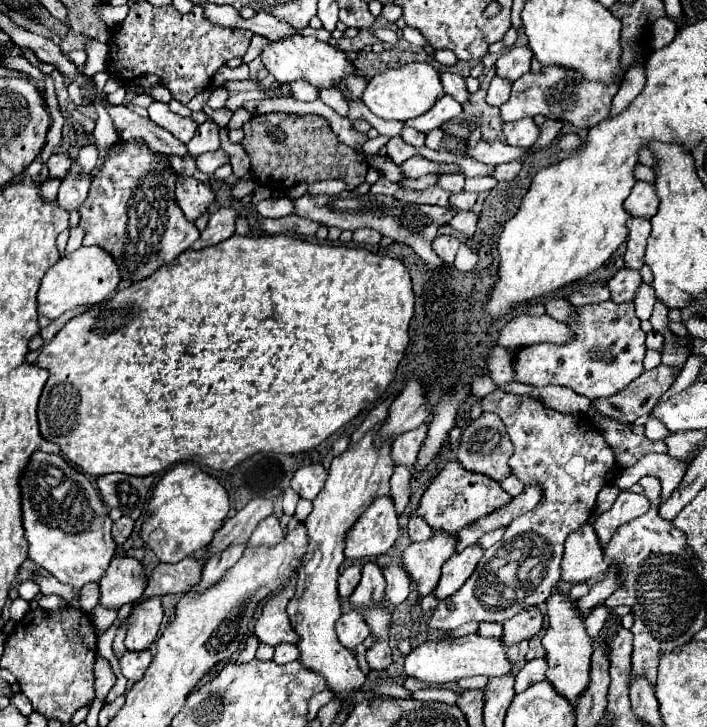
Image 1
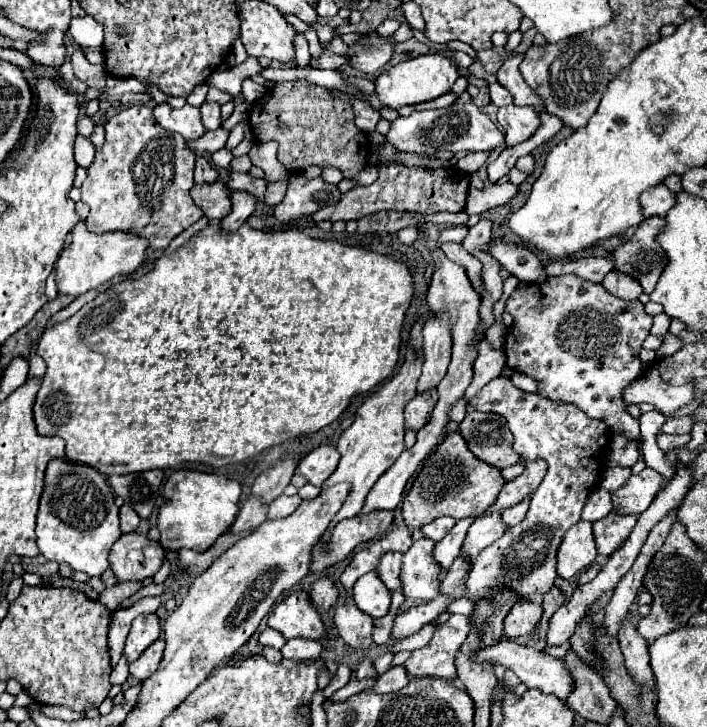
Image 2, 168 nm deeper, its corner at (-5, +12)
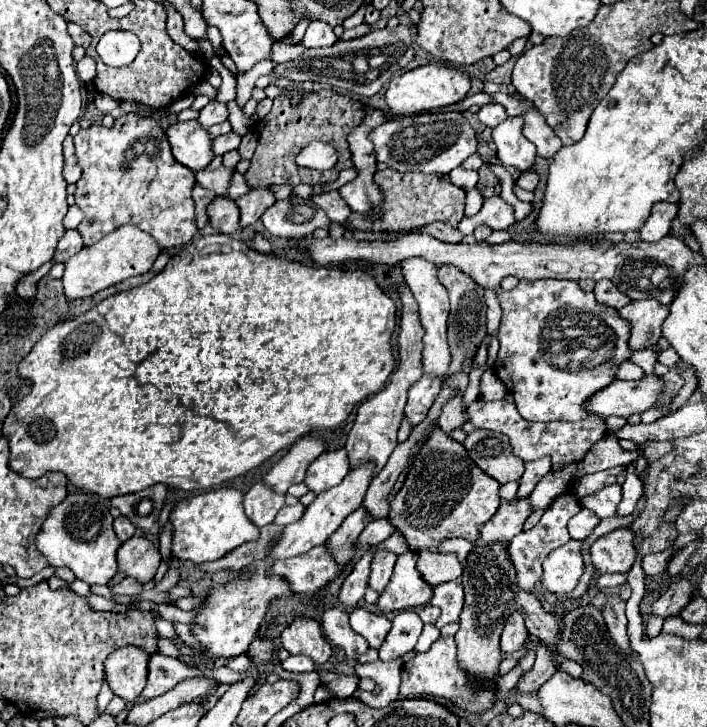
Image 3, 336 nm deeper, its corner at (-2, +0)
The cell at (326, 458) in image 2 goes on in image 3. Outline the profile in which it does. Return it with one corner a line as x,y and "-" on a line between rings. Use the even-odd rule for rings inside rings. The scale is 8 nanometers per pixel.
335,450
335,452
323,452
307,470
305,476
305,484
309,486
311,492
319,494
323,490
333,488
335,484
339,484
345,474
349,472
349,458
347,458
347,450

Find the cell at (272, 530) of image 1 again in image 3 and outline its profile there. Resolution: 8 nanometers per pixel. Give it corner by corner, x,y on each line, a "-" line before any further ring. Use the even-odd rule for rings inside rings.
297,502
295,506
283,506
275,518
275,524
281,524
281,526
287,526
287,524
293,524
297,520
301,520
305,512
305,506
301,502

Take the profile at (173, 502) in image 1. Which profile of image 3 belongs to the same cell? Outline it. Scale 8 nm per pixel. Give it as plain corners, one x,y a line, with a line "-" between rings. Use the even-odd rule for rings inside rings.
217,488
181,500
177,502
169,520
175,528
171,554
179,560
191,560
195,564
219,560
233,548
259,538
259,528
255,528
255,524
251,524
243,512
243,492
235,488

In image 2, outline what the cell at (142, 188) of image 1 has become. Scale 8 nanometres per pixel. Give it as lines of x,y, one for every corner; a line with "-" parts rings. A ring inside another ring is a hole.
132,106
118,112
106,122
104,130
106,130
104,148
96,152
94,162
88,168
88,176
80,186
82,202
90,206
90,214
86,218
88,230
96,234
132,232
148,240
148,250
160,252
172,242
174,236
178,236
204,216
188,194
188,190
194,186
192,176
196,156
186,148
186,140
182,140
182,136
162,128
154,120
150,106

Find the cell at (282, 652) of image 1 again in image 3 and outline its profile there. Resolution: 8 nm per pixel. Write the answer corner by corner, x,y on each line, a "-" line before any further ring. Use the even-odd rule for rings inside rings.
289,656
281,666
287,672
313,672
315,670
315,662
309,656

